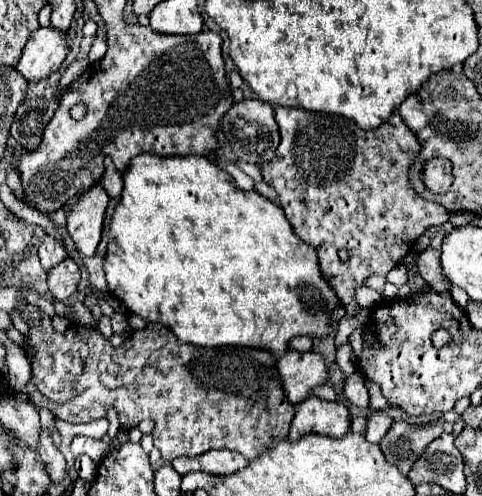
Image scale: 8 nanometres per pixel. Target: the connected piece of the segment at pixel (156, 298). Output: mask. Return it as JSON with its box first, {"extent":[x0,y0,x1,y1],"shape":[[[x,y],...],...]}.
{"extent":[104,154,338,356],"shape":[[[138,154],[136,158],[130,160],[130,166],[122,174],[122,178],[124,178],[124,190],[122,190],[120,204],[114,208],[112,222],[110,222],[112,240],[108,242],[108,252],[104,258],[104,272],[106,272],[108,292],[114,298],[118,298],[132,314],[138,314],[148,322],[166,324],[180,342],[206,346],[206,348],[214,348],[214,346],[266,348],[266,350],[272,350],[276,356],[282,356],[288,350],[290,338],[296,338],[302,334],[326,336],[330,332],[328,322],[330,322],[332,310],[336,310],[336,306],[338,306],[336,304],[338,298],[320,274],[316,252],[294,234],[294,230],[292,230],[290,222],[286,220],[284,210],[280,206],[266,200],[256,190],[252,190],[252,192],[238,190],[234,184],[234,178],[226,170],[222,170],[216,162],[208,160],[206,156]]]}

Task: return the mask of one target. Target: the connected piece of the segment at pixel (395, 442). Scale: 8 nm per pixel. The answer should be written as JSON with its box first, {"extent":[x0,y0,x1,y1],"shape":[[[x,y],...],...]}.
{"extent":[380,422,453,476],"shape":[[[394,422],[388,434],[382,438],[380,448],[390,464],[394,464],[404,476],[408,476],[414,462],[422,456],[426,446],[442,432],[451,433],[453,426],[447,422],[434,422],[428,426],[412,426],[408,422]]]}

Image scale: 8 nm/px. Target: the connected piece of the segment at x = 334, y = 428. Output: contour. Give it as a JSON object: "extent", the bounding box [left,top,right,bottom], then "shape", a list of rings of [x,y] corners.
{"extent":[288,396,350,440],"shape":[[[310,396],[296,408],[288,438],[298,440],[302,434],[316,432],[320,436],[342,438],[350,430],[350,412],[342,402],[328,402]]]}

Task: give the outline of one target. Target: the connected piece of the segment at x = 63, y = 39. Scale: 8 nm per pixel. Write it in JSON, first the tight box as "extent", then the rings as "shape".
{"extent":[18,28,68,82],"shape":[[[38,28],[30,34],[22,58],[18,62],[18,72],[24,74],[28,82],[50,76],[60,68],[68,54],[68,32],[48,28]]]}

